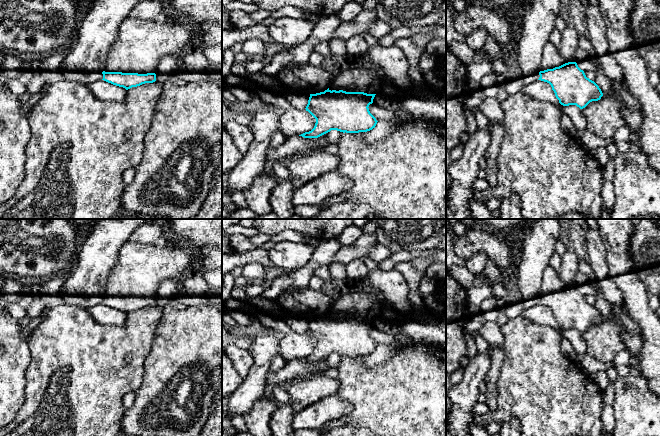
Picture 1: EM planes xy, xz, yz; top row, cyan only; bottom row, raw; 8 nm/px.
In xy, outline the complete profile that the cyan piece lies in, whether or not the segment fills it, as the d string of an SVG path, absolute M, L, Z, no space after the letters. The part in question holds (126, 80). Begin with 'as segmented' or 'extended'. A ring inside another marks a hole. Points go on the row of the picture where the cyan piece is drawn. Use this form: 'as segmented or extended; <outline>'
extended; M166 16L156 20L127 17L101 64L104 68L102 80L126 90L145 83L153 83L156 81L159 60L166 55L188 52L194 44L197 33L198 30L193 26Z

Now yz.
extended; M550 41L546 43L540 62L539 79L551 85L559 103L585 108L603 96L599 86L586 77L576 62L566 62Z

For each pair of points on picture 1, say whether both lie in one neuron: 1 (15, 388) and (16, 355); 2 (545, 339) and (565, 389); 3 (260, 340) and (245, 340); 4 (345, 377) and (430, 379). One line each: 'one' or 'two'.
1: one
2: one
3: one
4: one

